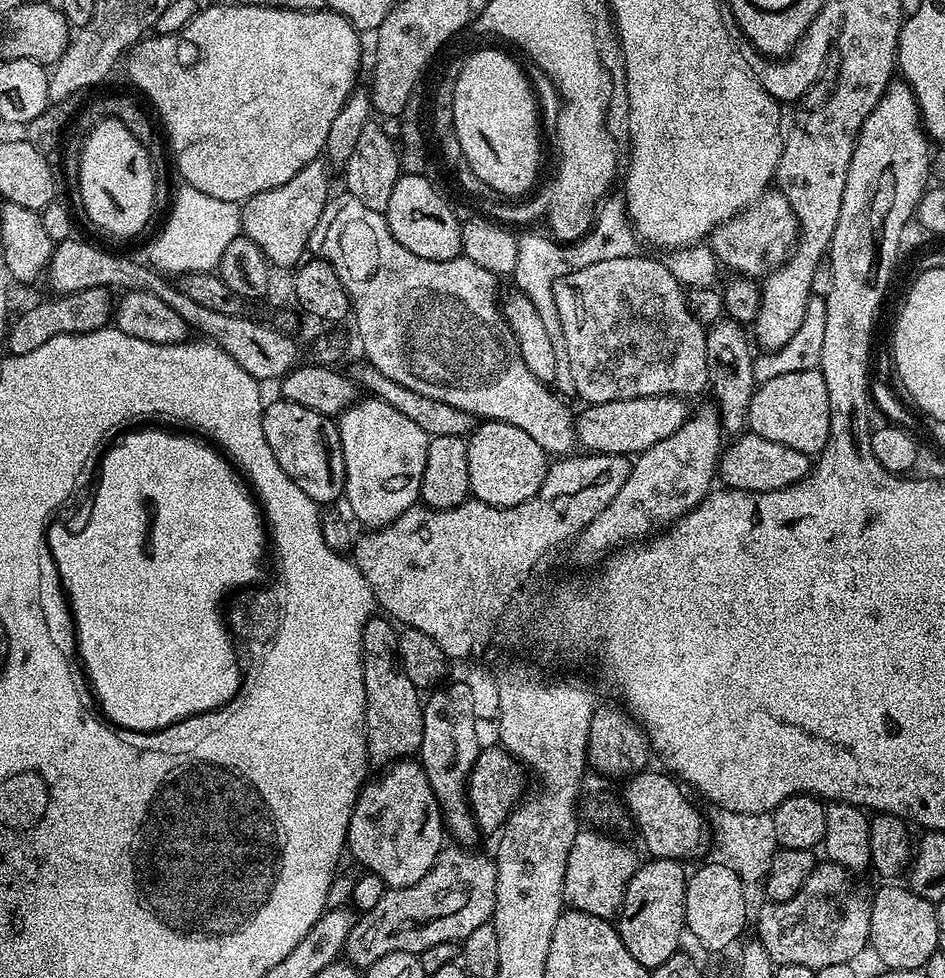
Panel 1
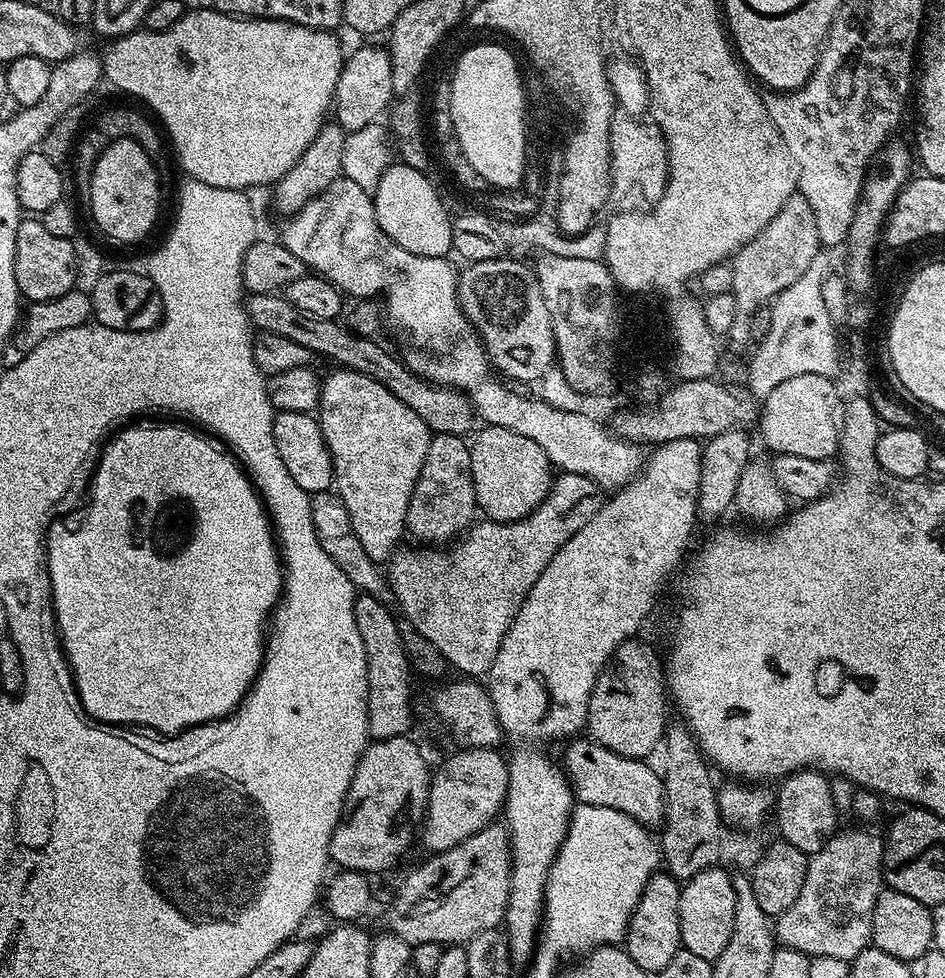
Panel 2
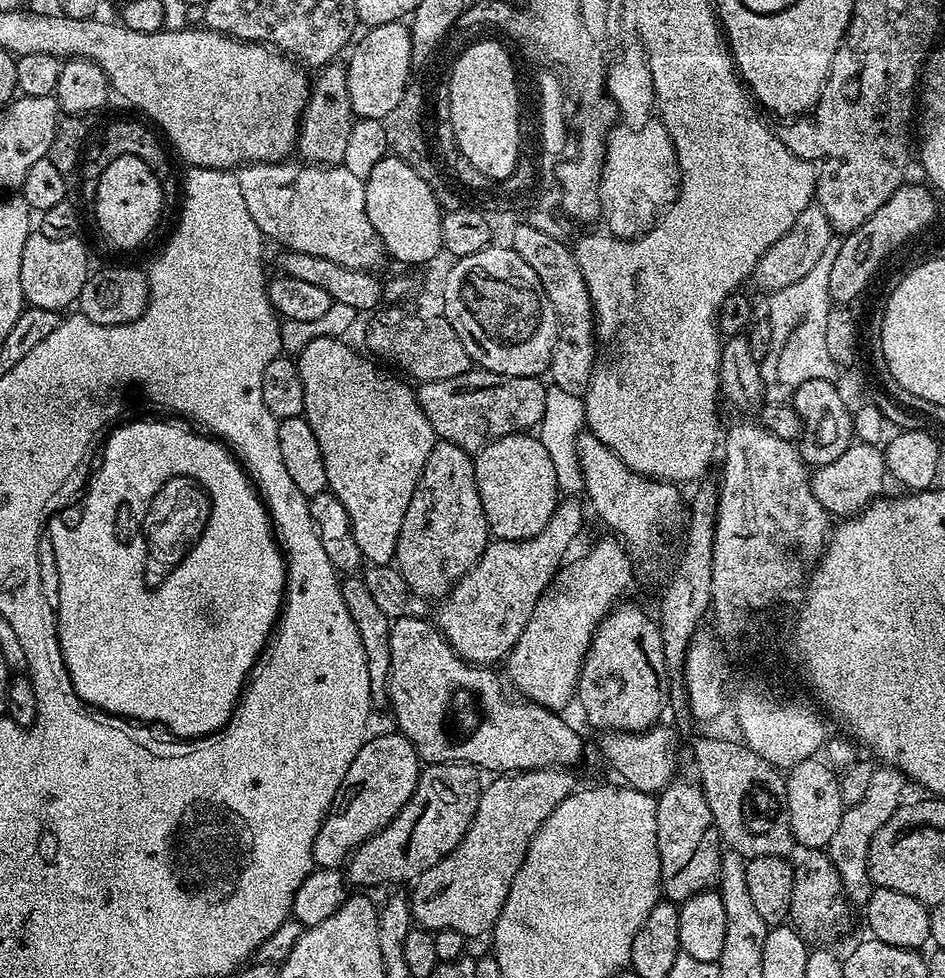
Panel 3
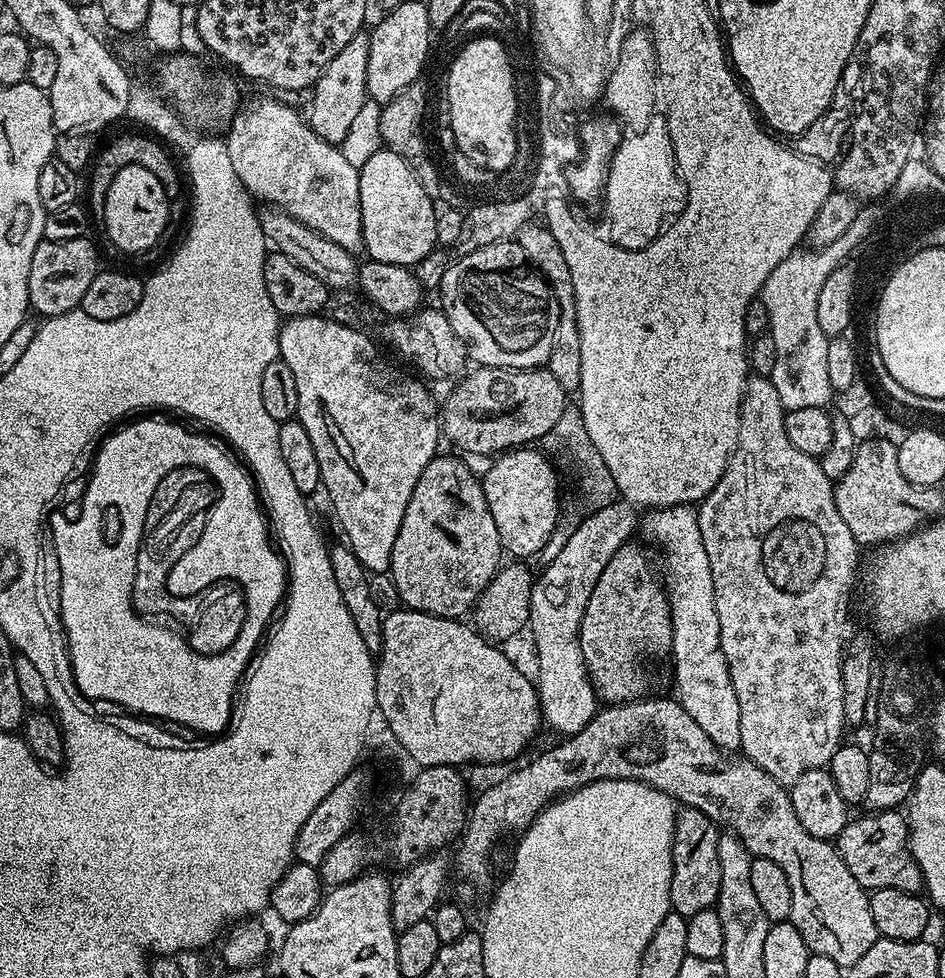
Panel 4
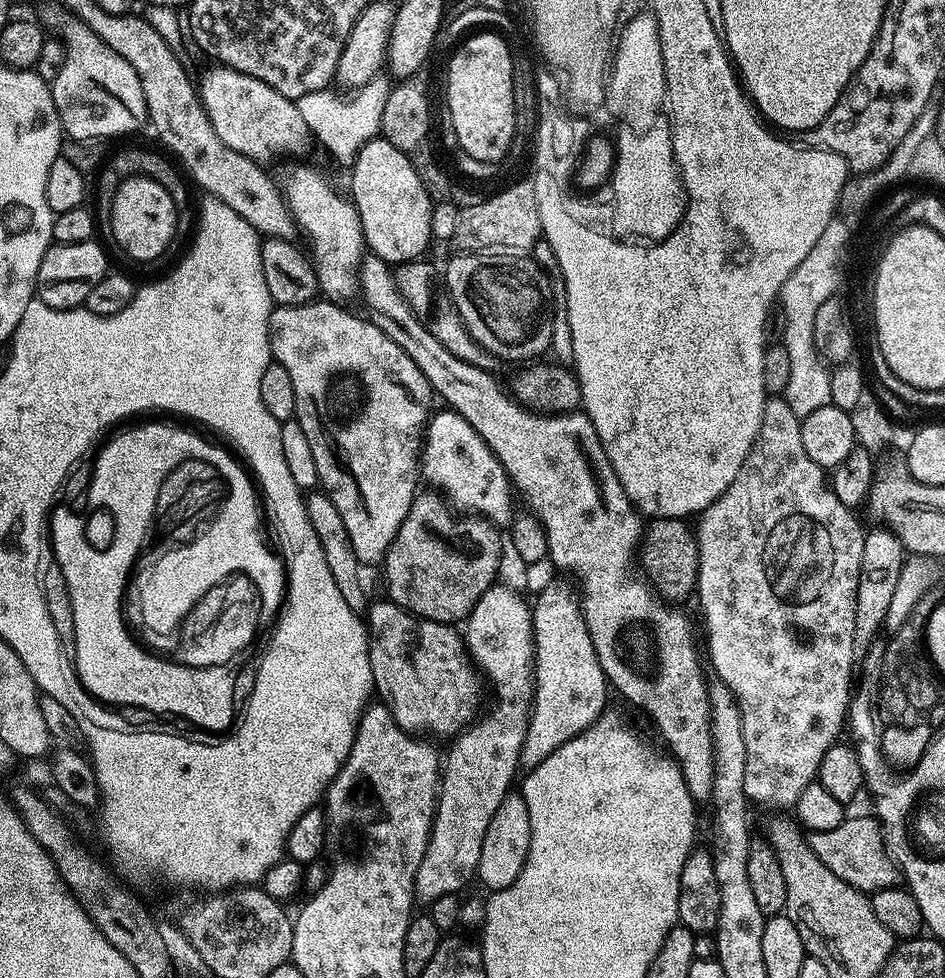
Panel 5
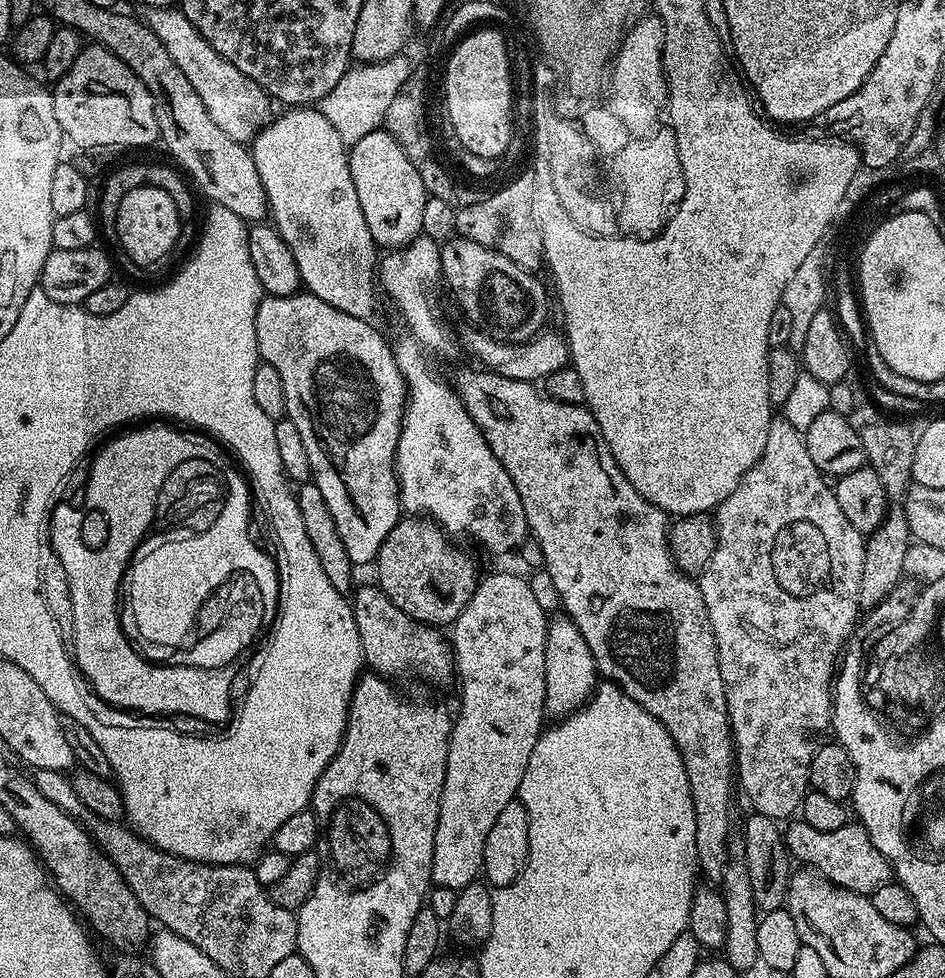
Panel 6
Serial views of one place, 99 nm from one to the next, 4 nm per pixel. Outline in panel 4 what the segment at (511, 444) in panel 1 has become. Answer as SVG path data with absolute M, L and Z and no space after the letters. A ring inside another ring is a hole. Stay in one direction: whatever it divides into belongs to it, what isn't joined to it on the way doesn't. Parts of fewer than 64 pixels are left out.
M521 446L501 452L491 461L488 473L482 476L486 502L498 526L501 549L512 558L539 557L550 542L556 520L562 511L560 480L556 468L539 452L536 446Z

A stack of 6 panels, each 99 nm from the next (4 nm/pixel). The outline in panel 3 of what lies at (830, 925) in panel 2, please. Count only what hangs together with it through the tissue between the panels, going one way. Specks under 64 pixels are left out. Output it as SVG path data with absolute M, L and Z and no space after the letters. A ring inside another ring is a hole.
M887 766L873 767L870 787L866 790L862 802L845 807L842 823L838 826L834 838L830 838L827 854L844 884L844 896L853 905L867 905L868 898L872 895L874 885L868 877L870 846L878 830L882 830L882 826L886 826L886 822L890 822L890 818L900 809L900 805L905 803L904 784L906 785L906 777L898 769Z

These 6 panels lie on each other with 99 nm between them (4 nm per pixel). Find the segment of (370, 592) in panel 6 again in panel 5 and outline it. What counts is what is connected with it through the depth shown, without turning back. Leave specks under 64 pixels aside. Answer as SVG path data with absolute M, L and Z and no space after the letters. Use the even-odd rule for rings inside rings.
M373 603L366 613L372 686L379 703L388 707L403 732L420 738L455 737L481 711L482 676L469 657L461 633L451 624L421 620L394 603L383 603Z

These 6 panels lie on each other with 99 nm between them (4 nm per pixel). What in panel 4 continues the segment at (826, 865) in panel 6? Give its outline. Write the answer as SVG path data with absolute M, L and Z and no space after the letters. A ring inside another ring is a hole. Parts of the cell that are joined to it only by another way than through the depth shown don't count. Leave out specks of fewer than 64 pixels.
M876 810L868 815L872 816L849 819L848 825L840 831L838 847L842 862L846 862L850 874L854 874L866 890L889 888L919 893L924 879L908 849L907 819L896 810Z

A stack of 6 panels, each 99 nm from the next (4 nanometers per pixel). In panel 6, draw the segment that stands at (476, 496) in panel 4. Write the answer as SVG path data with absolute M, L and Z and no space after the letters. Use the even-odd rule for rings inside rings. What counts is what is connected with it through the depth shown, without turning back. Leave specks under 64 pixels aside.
M408 514L397 522L390 534L386 534L376 555L374 569L380 575L378 587L398 610L410 614L410 618L420 624L455 624L476 589L476 560L452 540L455 539L450 538L435 520Z

